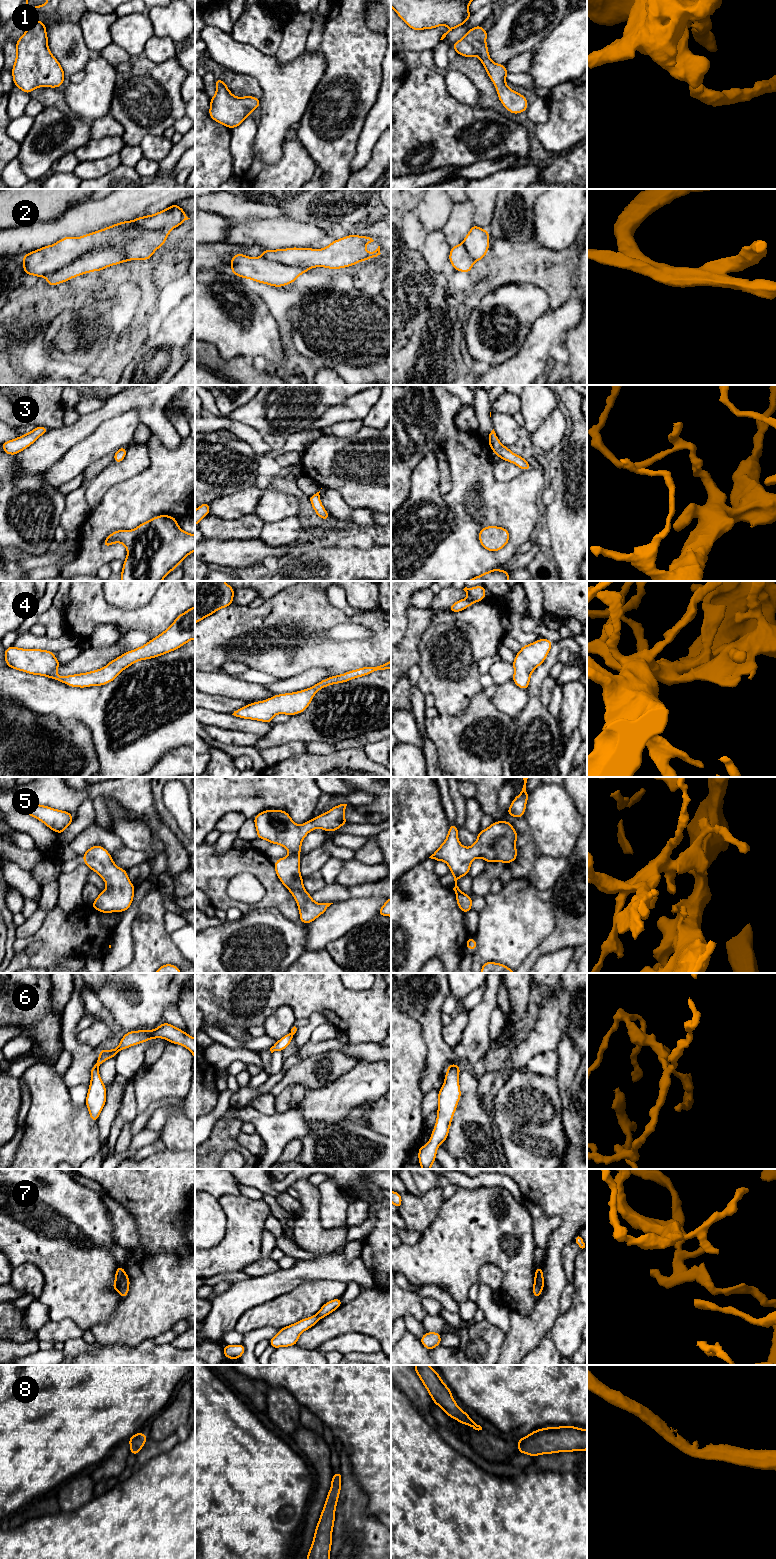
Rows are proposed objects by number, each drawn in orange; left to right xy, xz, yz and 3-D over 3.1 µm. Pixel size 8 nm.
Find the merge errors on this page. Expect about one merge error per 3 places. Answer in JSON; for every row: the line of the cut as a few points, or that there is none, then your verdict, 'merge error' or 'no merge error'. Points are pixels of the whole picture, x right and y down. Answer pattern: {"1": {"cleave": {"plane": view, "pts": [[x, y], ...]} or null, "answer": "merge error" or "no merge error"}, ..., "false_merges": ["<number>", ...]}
{"1": {"cleave": null, "answer": "no merge error"}, "2": {"cleave": {"plane": "xy", "pts": [[170, 229], [139, 229], [117, 246], [87, 251], [45, 275]]}, "answer": "merge error"}, "3": {"cleave": null, "answer": "no merge error"}, "4": {"cleave": null, "answer": "no merge error"}, "5": {"cleave": null, "answer": "no merge error"}, "6": {"cleave": {"plane": "xy", "pts": [[94, 1065], [97, 1068]]}, "answer": "merge error"}, "7": {"cleave": {"plane": "xy", "pts": [[124, 1271], [118, 1290]]}, "answer": "merge error"}, "8": {"cleave": null, "answer": "no merge error"}, "false_merges": ["2", "6", "7"]}

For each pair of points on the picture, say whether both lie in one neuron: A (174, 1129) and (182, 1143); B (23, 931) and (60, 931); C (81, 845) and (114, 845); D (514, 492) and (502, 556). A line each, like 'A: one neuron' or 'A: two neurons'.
A: one neuron
B: two neurons
C: one neuron
D: one neuron

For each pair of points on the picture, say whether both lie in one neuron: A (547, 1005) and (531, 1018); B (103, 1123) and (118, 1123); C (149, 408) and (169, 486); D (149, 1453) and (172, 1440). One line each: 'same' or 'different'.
A: different
B: different
C: different
D: same

